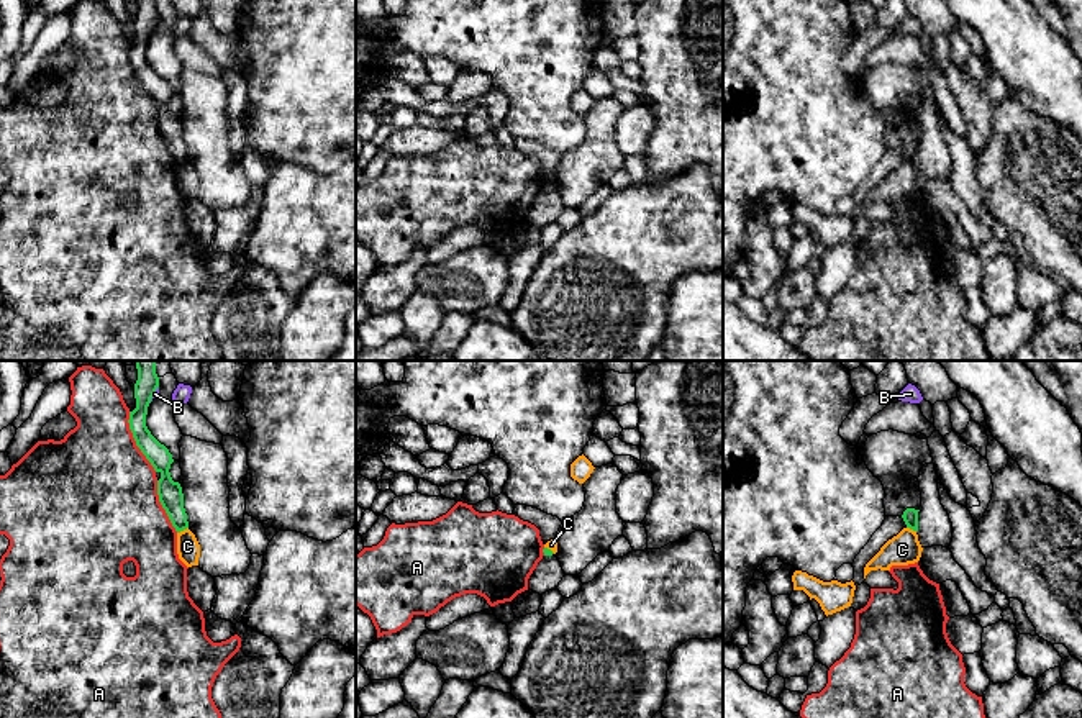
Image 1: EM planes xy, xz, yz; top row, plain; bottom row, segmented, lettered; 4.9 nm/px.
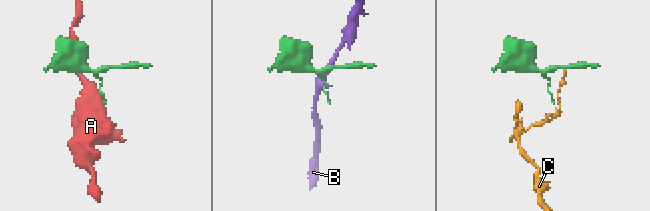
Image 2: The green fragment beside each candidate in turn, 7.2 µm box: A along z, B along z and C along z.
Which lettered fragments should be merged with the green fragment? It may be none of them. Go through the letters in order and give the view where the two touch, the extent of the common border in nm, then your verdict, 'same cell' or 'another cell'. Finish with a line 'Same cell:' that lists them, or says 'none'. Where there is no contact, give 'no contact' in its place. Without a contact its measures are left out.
A: meets green in xy; contact 320 nm long; another cell
B: meets green in xy; contact 90 nm long; another cell
C: meets green in xy; contact 70 nm long; another cell
Same cell: none

